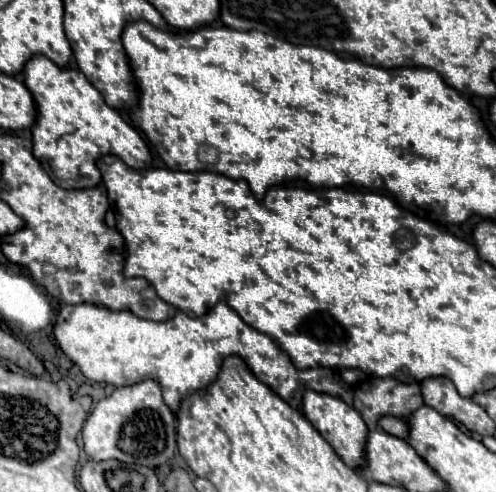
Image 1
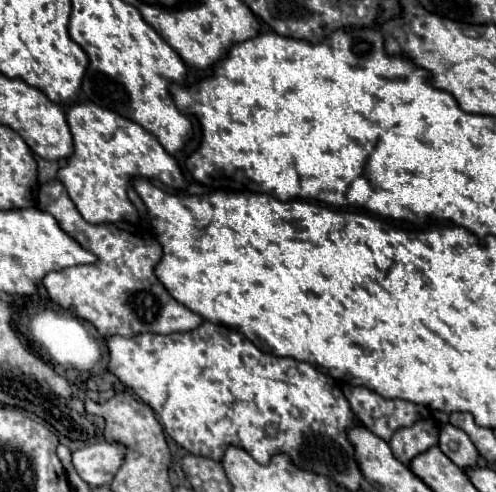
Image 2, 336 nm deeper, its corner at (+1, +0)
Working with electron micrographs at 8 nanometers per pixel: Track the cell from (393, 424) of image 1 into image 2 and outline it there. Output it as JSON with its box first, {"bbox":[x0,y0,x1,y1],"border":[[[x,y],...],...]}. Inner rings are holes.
{"bbox":[439,423,479,469],"border":[[[447,423],[439,433],[439,449],[461,469],[477,465],[479,459],[477,447],[473,445],[473,441],[465,431],[461,431],[451,423]]]}

